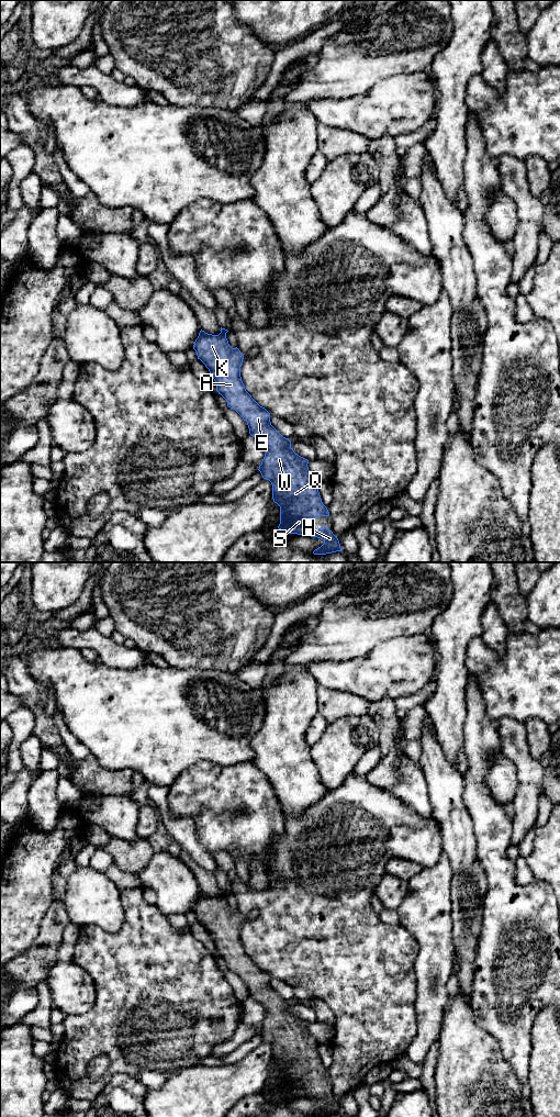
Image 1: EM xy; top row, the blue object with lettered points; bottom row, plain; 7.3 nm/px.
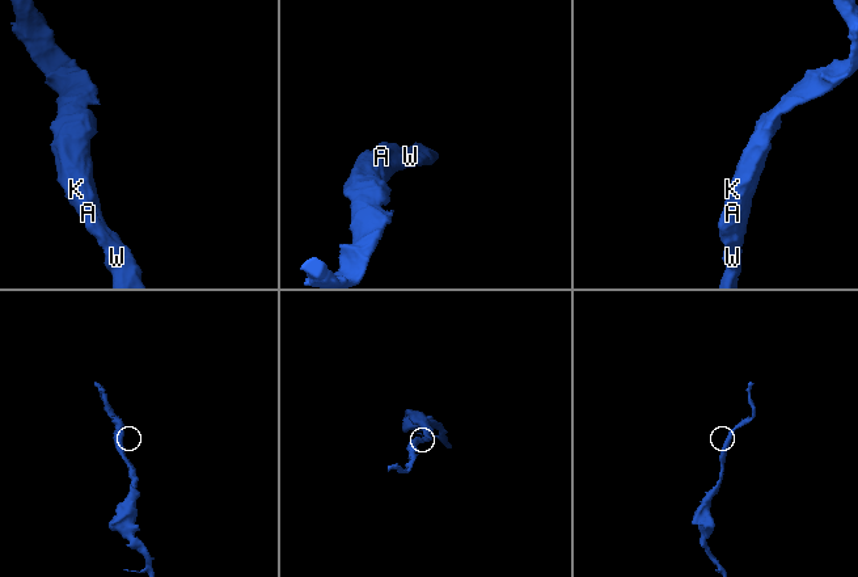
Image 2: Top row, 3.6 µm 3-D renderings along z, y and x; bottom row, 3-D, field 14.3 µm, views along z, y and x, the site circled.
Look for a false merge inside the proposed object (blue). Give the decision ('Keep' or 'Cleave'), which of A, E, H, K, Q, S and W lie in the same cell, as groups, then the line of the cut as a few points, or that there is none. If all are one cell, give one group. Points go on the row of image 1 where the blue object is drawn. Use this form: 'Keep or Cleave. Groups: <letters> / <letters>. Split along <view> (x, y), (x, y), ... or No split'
Keep. Groups: A E H K Q S W. No split

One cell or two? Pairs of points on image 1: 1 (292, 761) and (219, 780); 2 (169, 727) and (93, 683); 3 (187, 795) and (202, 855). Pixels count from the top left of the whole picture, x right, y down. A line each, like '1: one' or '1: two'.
1: two
2: one
3: two

